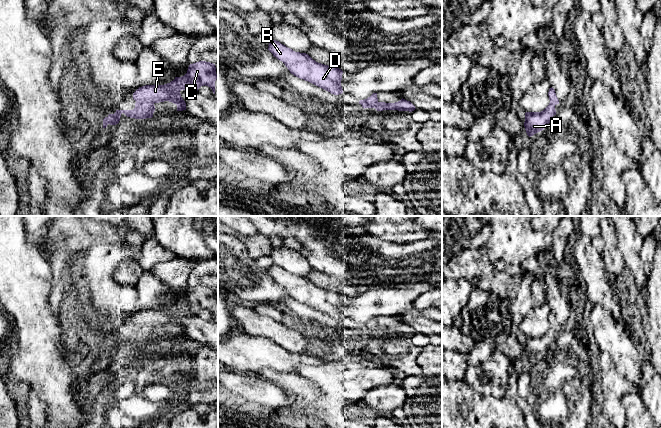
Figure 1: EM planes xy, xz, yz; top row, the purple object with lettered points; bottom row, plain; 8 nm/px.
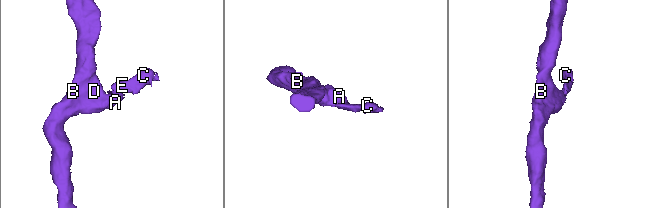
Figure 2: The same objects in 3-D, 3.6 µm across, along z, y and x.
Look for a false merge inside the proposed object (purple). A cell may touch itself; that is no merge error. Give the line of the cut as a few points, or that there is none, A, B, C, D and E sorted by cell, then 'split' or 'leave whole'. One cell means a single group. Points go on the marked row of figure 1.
no cut; A B C D E; leave whole

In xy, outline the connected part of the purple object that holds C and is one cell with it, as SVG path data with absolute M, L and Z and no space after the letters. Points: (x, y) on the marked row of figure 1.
M199 61L190 64L187 73L182 77L175 77L173 81L164 85L145 85L139 87L133 93L136 101L133 110L116 110L103 119L103 128L108 124L116 125L120 121L121 114L135 119L152 118L155 111L155 103L169 101L177 105L177 111L186 110L186 103L181 97L181 90L197 92L201 86L208 86L215 94L215 81L217 79L215 64Z

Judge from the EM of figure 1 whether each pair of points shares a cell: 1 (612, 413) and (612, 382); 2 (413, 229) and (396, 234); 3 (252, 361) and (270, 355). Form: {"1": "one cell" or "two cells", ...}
{"1": "one cell", "2": "one cell", "3": "one cell"}

